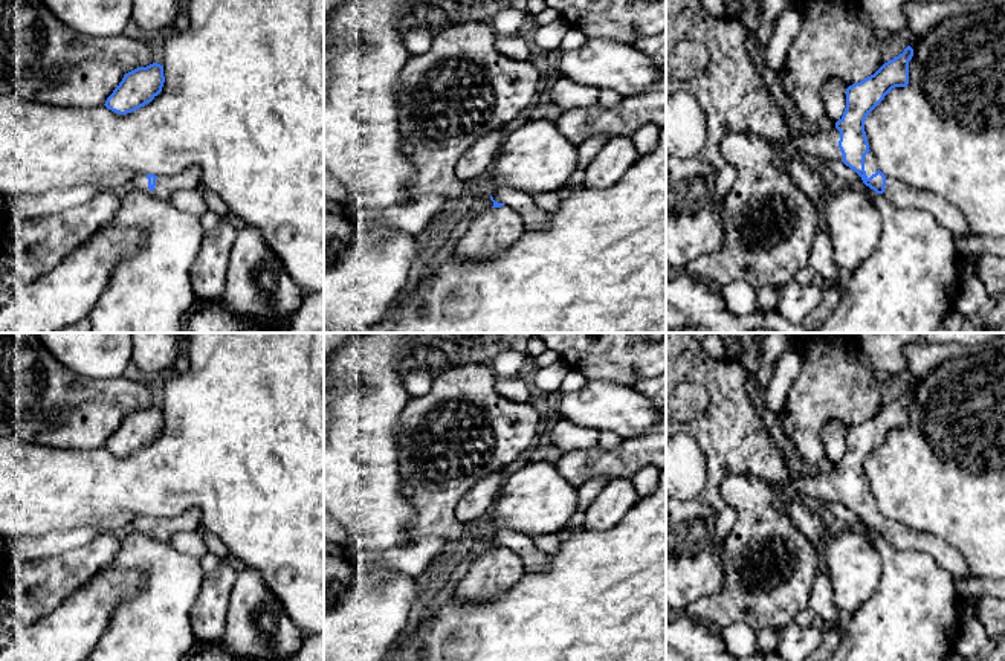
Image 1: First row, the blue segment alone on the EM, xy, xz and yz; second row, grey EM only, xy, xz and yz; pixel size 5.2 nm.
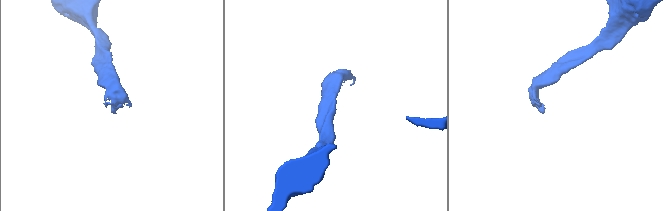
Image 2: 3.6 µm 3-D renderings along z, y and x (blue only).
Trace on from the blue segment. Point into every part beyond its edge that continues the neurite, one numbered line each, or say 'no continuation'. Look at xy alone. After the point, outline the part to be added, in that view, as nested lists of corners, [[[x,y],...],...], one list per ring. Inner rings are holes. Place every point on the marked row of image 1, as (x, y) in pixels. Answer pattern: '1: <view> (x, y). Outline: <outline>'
1: xy (165, 185). Outline: [[[189,168],[174,176],[157,176],[153,191],[148,189],[148,179],[145,173],[134,176],[131,188],[142,194],[151,195],[162,202],[168,202],[173,192],[179,189],[194,189],[199,185],[199,171]]]

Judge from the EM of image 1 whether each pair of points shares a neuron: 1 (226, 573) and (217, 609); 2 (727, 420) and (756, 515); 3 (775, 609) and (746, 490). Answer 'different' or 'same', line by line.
1: same
2: different
3: same

